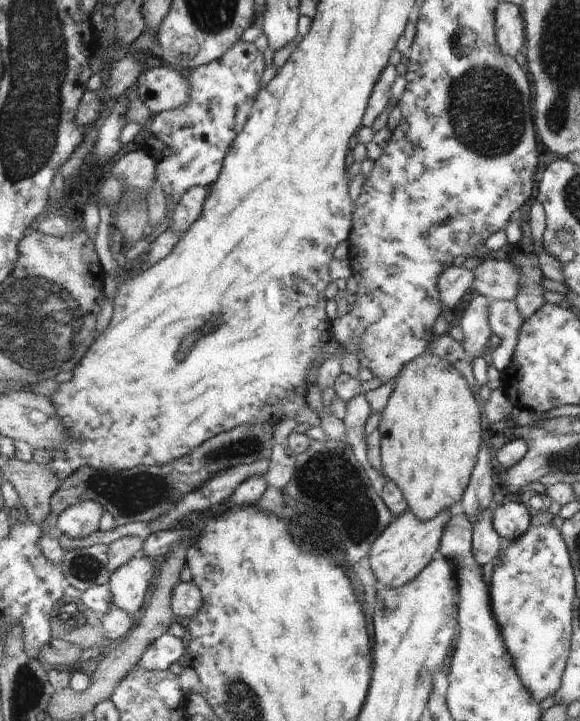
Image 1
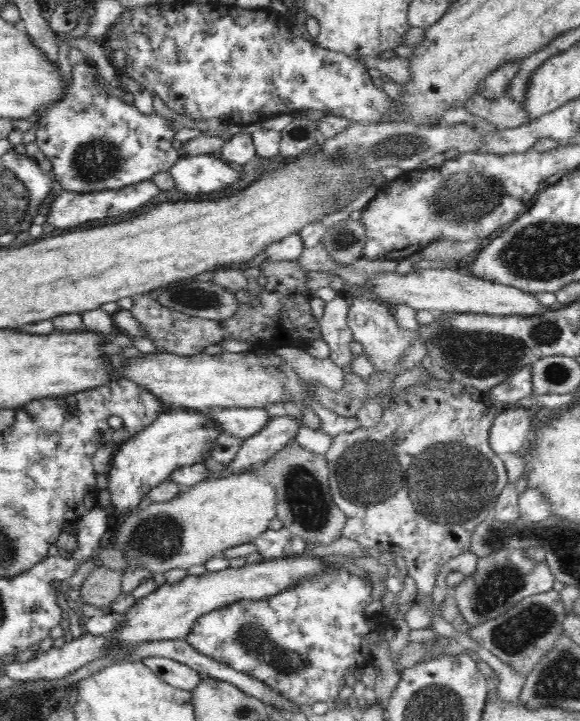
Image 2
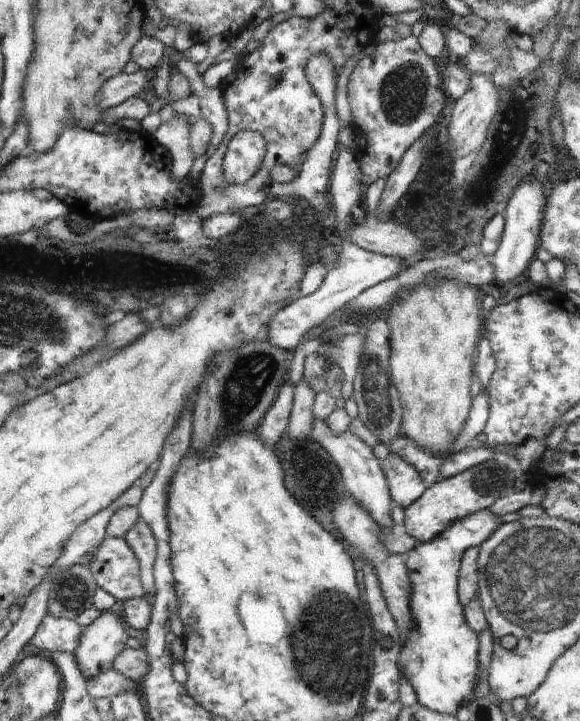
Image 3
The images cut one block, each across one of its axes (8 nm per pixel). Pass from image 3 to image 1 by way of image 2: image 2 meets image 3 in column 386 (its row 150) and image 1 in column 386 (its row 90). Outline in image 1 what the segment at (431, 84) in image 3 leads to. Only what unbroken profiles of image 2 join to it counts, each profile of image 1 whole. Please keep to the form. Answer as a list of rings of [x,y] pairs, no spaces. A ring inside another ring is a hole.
[[[391,63],[384,67],[370,95],[370,100],[363,116],[362,126],[371,127],[376,122],[376,119],[382,115],[382,112],[386,110],[386,106],[390,104],[390,90],[392,90],[392,84],[394,84],[397,75],[396,67]]]

